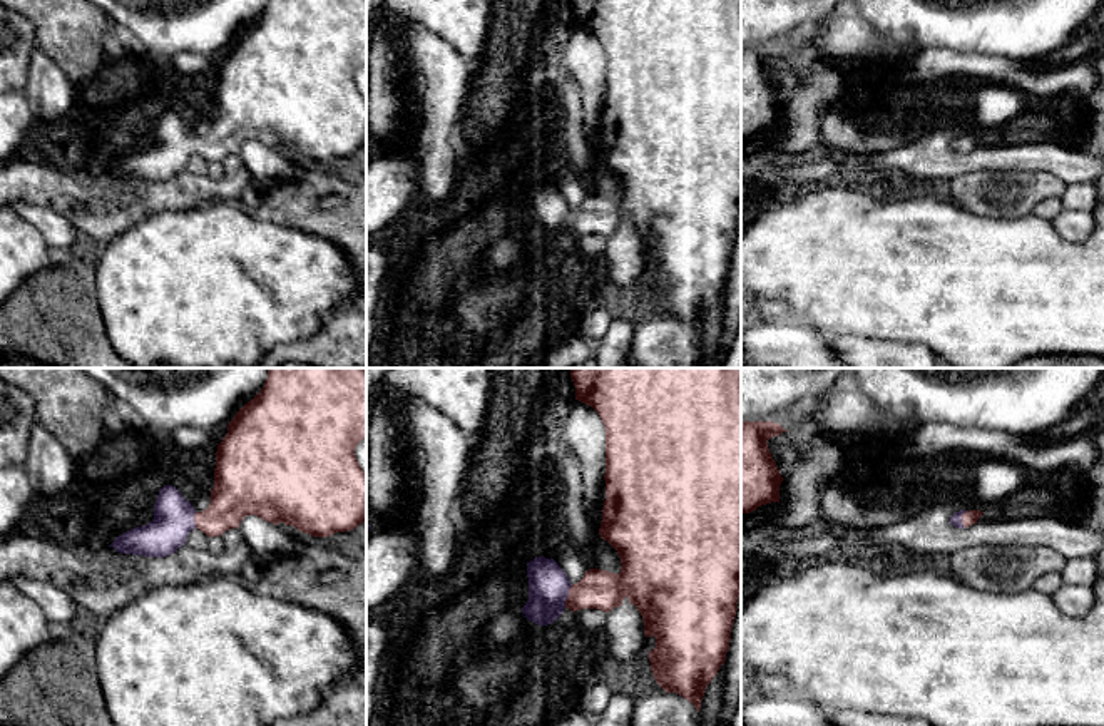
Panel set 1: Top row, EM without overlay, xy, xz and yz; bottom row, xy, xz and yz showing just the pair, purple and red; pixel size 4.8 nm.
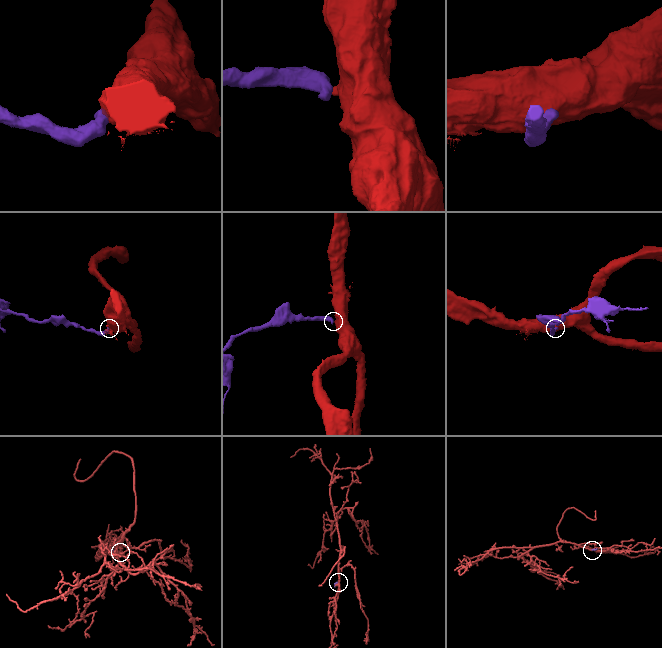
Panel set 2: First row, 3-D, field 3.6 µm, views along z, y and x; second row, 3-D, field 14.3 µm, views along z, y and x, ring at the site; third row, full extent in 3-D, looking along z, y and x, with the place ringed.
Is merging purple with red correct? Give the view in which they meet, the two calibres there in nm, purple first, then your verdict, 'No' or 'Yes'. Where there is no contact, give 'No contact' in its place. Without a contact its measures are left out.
Touches purple in xz. Thickness 190 nm (purple) against 190 nm. Yes

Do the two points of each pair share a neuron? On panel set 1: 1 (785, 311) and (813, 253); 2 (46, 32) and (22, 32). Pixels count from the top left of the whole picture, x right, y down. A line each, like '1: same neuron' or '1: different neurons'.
1: different neurons
2: different neurons

